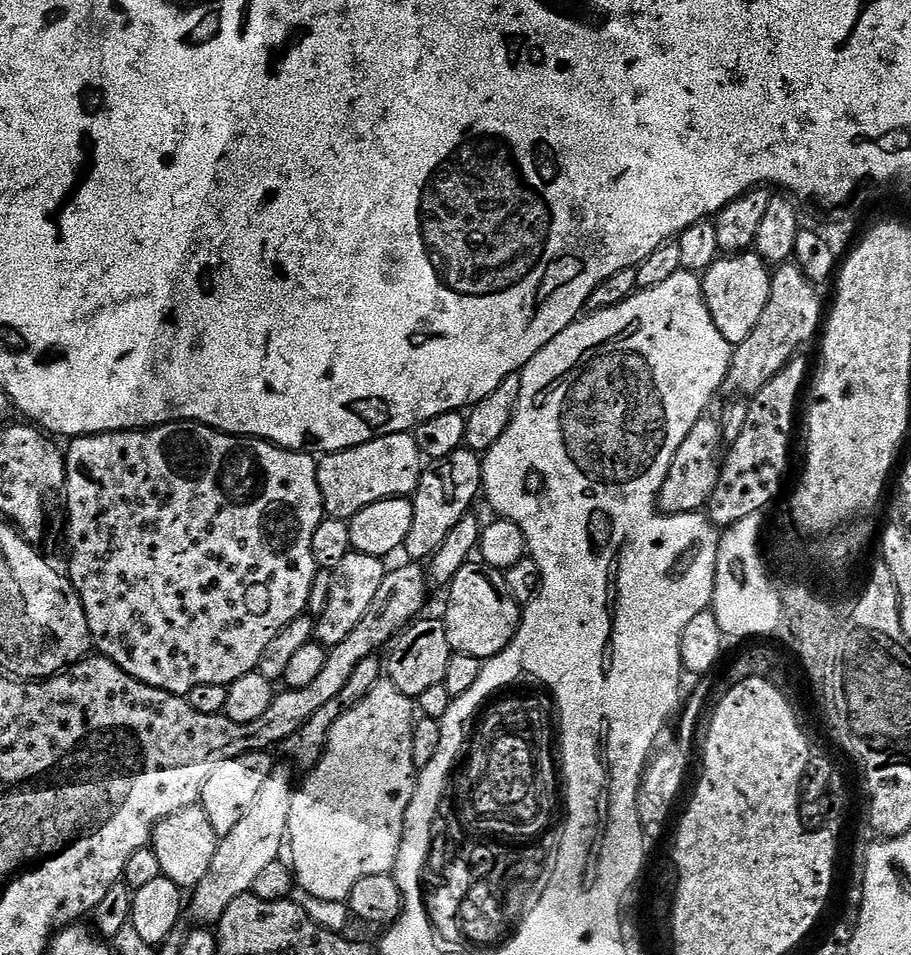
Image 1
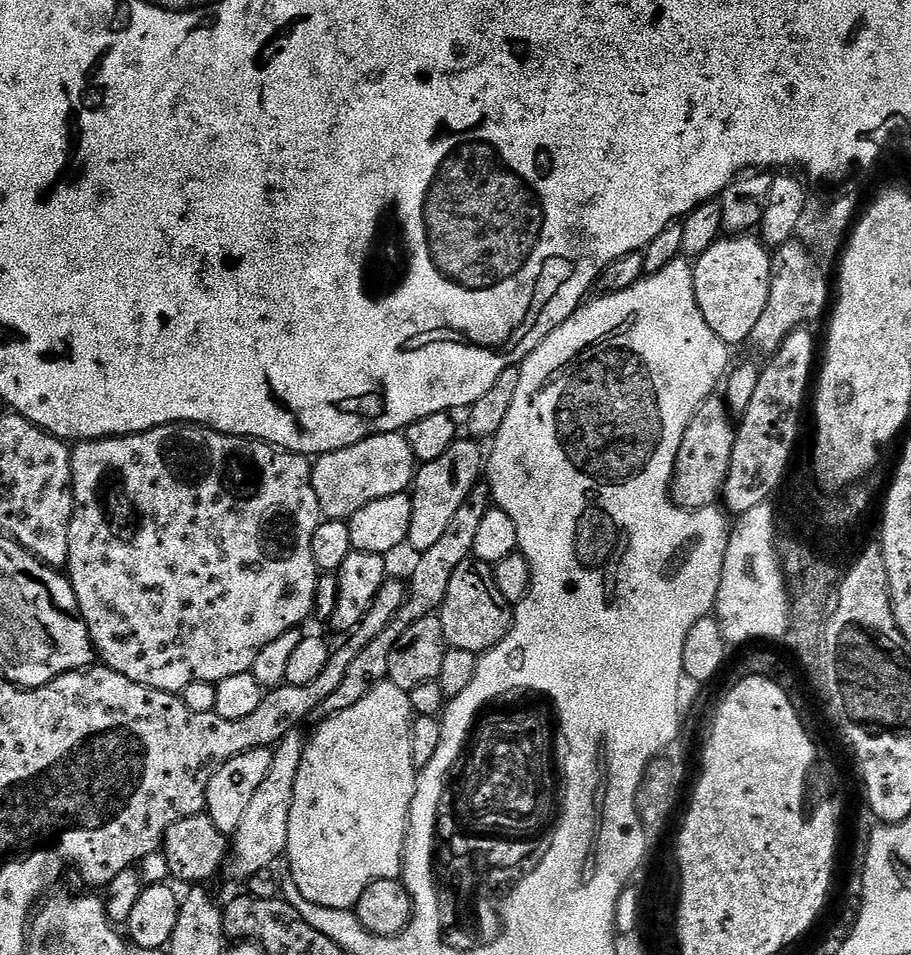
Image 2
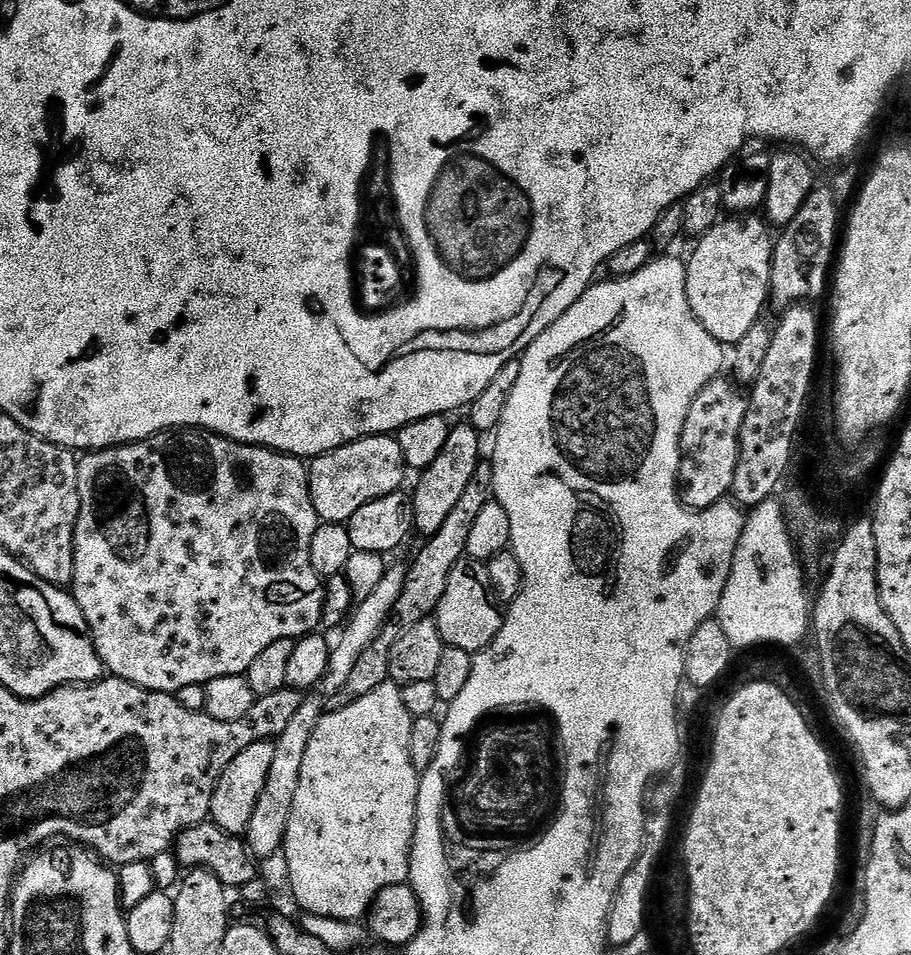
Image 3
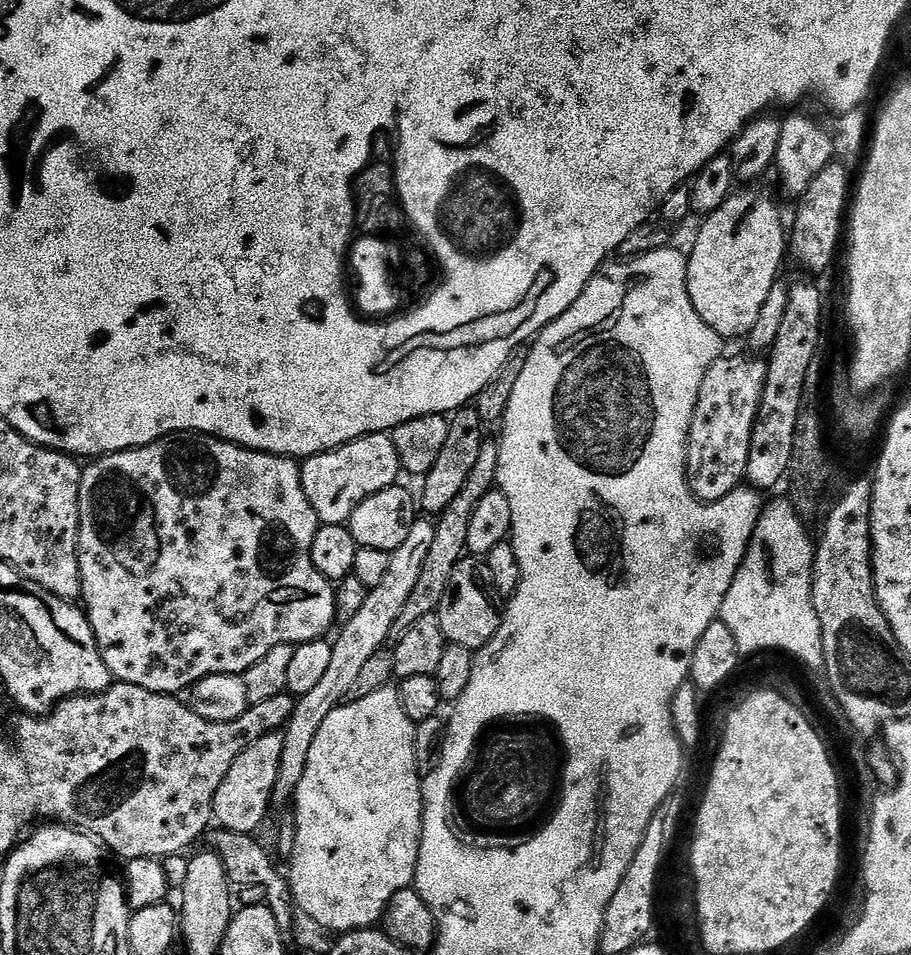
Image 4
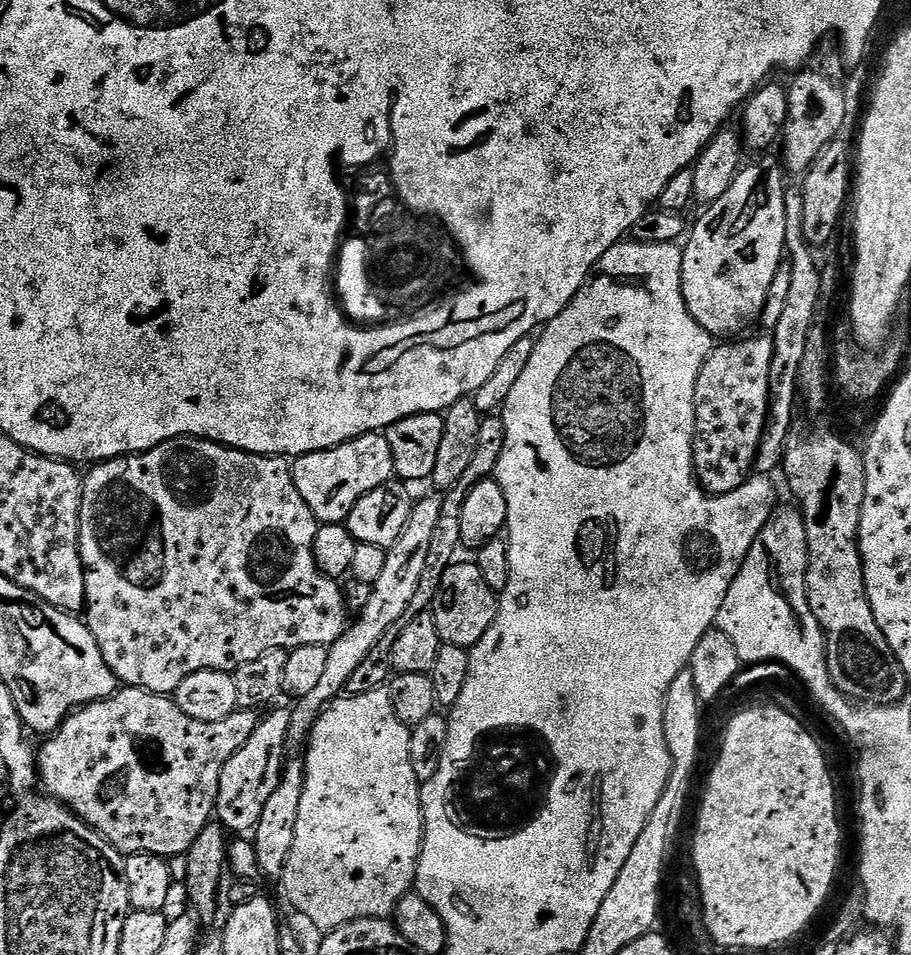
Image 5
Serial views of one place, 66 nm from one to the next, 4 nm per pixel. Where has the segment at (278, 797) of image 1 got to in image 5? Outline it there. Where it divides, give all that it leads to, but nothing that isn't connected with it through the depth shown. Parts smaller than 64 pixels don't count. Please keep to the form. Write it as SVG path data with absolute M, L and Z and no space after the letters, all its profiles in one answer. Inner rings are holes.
M436 495L428 496L425 500L417 499L413 503L410 522L406 522L406 530L402 530L398 542L394 542L392 547L387 549L386 567L378 577L378 582L371 584L370 602L366 603L366 608L349 623L343 634L335 642L327 645L326 667L322 679L316 683L314 690L299 697L293 703L296 705L291 705L289 749L303 749L307 745L308 737L324 709L347 689L350 678L354 678L354 670L358 670L358 666L370 655L370 650L378 646L382 634L392 632L409 615L408 607L418 590L418 581L422 579L422 569L426 567L426 557L430 551L434 529L438 527L440 502L441 497Z

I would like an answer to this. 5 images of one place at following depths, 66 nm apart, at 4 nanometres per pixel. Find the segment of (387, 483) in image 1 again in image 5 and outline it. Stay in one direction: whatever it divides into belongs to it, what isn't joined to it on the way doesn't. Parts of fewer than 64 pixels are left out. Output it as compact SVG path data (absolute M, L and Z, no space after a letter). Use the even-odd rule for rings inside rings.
M371 432L356 440L347 440L325 452L311 452L305 456L295 457L291 461L292 477L302 502L310 506L320 524L343 524L348 519L350 510L370 490L393 479L392 455L390 442L383 434Z

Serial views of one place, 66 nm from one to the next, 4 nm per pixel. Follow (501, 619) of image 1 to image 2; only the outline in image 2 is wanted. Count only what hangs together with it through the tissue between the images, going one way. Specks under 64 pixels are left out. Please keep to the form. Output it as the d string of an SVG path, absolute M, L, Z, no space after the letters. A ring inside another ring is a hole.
M469 558L454 570L454 578L450 578L446 598L438 613L448 648L483 654L502 642L504 635L512 629L513 605L502 598L502 590L498 590L492 570L493 565L475 558Z

